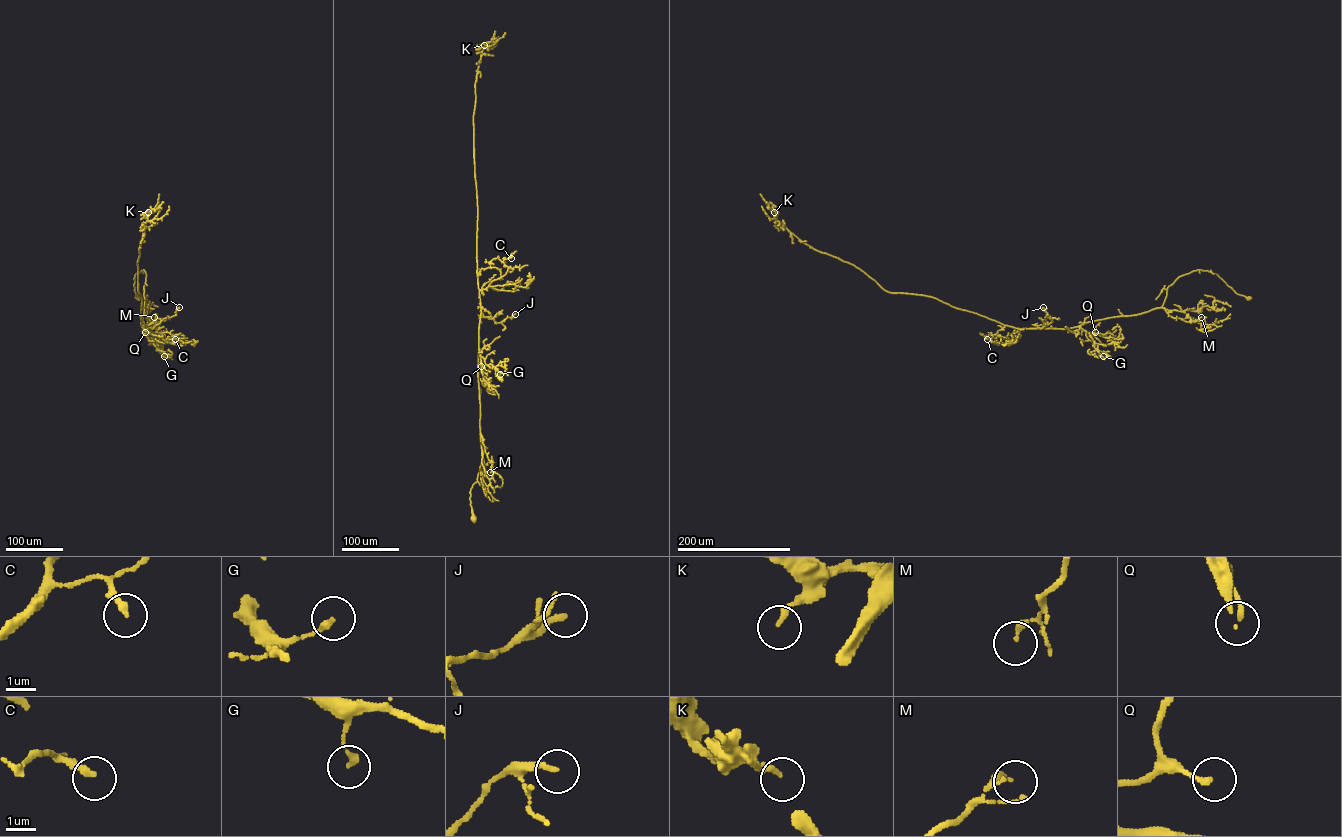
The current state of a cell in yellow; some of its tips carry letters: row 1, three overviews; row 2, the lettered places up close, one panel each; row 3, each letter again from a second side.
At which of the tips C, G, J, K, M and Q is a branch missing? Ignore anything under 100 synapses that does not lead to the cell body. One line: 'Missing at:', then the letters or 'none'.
Missing at: none

